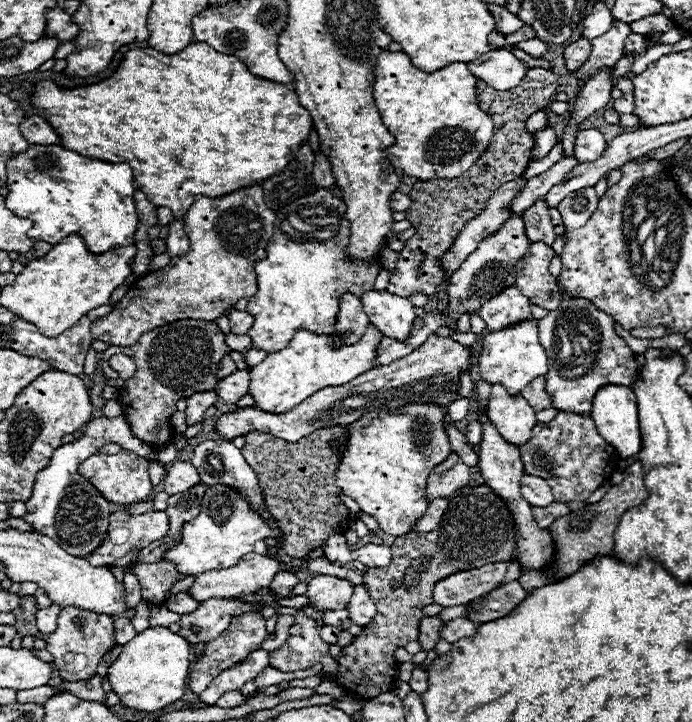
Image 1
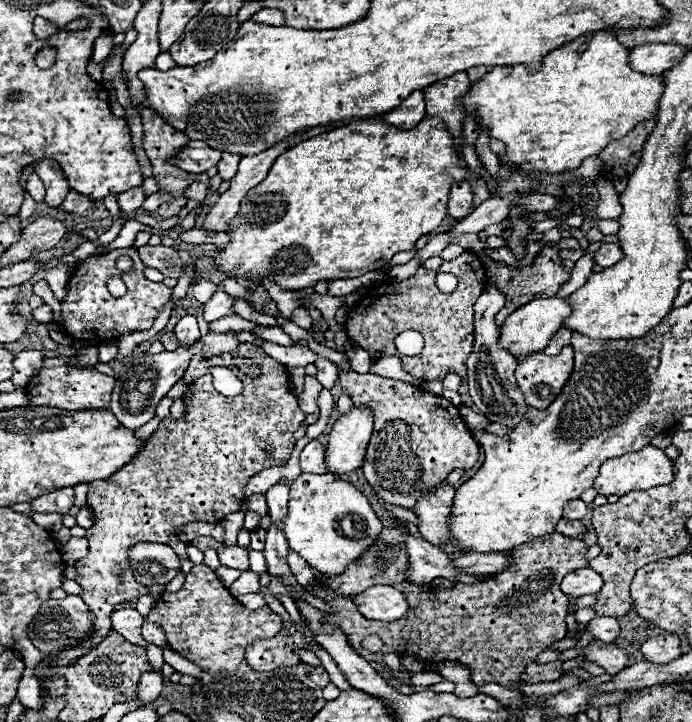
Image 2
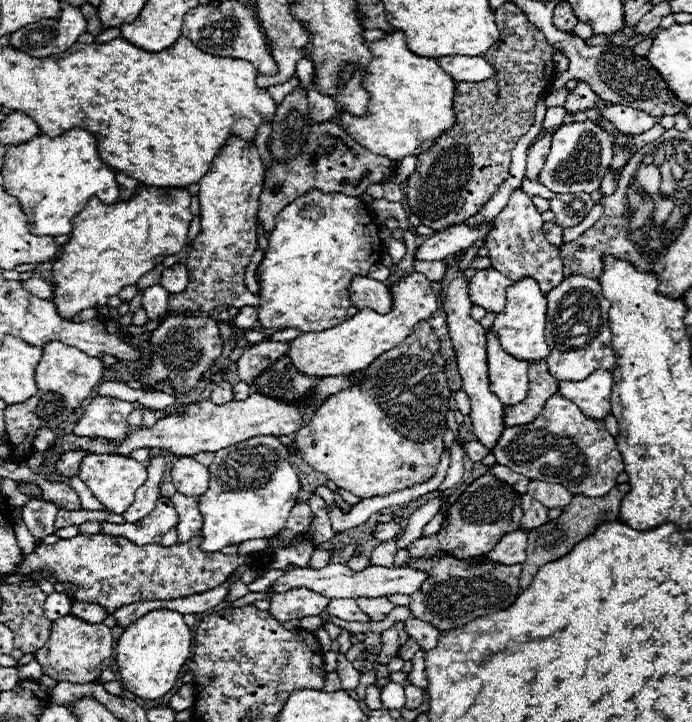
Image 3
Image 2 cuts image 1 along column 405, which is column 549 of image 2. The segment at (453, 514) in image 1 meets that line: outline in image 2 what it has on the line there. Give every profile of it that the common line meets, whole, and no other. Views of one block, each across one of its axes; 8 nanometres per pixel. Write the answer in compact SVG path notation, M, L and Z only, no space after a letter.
M548 534L548 536L540 536L534 538L532 542L520 544L512 550L512 560L514 564L496 574L496 578L488 578L476 586L464 586L464 584L456 584L454 588L432 588L432 586L414 586L410 584L404 590L404 596L408 598L408 604L412 606L412 610L408 612L408 618L404 618L404 622L376 622L376 620L368 620L364 618L358 608L354 606L354 602L346 596L334 594L330 590L326 590L324 586L316 586L314 588L314 596L324 600L328 606L332 606L332 612L324 612L324 620L336 628L340 628L346 636L346 640L350 642L350 646L368 662L376 662L382 664L380 654L372 654L368 650L364 650L360 644L364 640L364 636L368 634L378 634L384 640L384 652L392 652L398 654L400 658L406 656L416 656L420 660L428 660L428 662L444 662L444 660L456 660L462 666L468 666L472 670L472 680L476 686L484 686L490 682L496 682L500 686L516 686L522 688L526 686L520 676L526 672L526 666L530 662L536 662L538 654L544 652L544 648L548 648L552 642L558 642L562 638L566 638L566 608L568 608L568 598L566 594L560 590L560 582L562 578L576 570L586 566L586 556L588 548L584 546L582 540L574 540L568 536L560 536L560 534Z

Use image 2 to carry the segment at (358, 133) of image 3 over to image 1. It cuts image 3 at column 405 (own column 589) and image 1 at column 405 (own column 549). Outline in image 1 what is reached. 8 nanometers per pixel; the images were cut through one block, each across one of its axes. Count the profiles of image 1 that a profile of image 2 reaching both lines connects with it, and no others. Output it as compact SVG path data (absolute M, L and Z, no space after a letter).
M384 52L378 58L376 82L374 82L374 100L384 120L384 126L394 134L396 144L386 150L392 166L400 168L408 176L420 180L434 178L458 178L464 174L490 146L494 136L494 122L476 102L476 82L464 62L454 62L444 66L438 72L424 72L412 66L404 52Z

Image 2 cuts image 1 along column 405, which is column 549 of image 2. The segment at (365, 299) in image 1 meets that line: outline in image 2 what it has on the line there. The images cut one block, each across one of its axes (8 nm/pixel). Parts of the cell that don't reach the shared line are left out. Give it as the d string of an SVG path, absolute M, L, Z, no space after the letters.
M558 296L536 298L506 318L502 332L500 332L500 346L506 348L512 356L528 356L528 354L534 354L538 350L544 350L544 346L550 342L554 332L560 330L564 318L568 314L572 314L572 310L574 308L568 302L568 298L558 298Z

